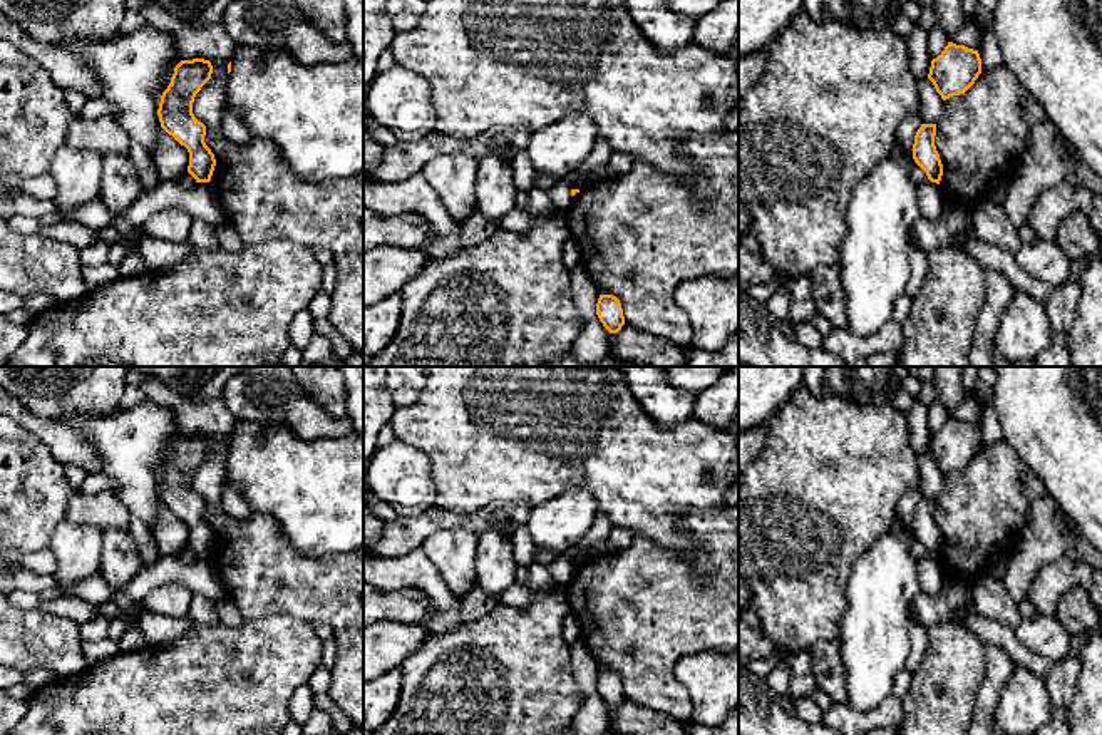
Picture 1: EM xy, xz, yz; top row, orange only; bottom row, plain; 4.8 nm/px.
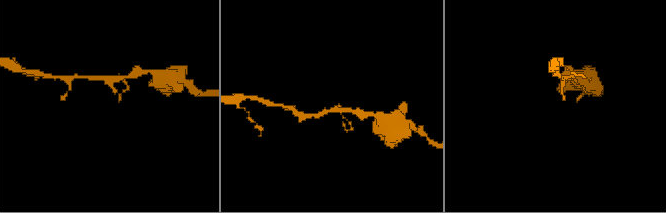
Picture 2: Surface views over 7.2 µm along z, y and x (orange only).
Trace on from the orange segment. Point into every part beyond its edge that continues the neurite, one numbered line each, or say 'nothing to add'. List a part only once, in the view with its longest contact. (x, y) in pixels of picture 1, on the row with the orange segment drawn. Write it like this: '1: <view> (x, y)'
nothing to add

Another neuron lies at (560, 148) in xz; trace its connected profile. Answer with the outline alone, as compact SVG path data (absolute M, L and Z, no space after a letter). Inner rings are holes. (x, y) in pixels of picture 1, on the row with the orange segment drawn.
M571 112L531 131L524 151L536 174L563 177L574 172L588 159L596 141L598 132L593 119L588 114Z

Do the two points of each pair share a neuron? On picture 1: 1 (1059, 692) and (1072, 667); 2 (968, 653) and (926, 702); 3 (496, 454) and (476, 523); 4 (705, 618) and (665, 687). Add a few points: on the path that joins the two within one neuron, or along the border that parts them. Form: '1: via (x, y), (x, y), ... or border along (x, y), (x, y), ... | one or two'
1: via (1060, 685), (1060, 678), (1065, 673) | one
2: via (957, 665), (935, 690) | one
3: border along (518, 501), (493, 501), (476, 511), (439, 509) | two
4: via (689, 635), (664, 660), (664, 670) | one

